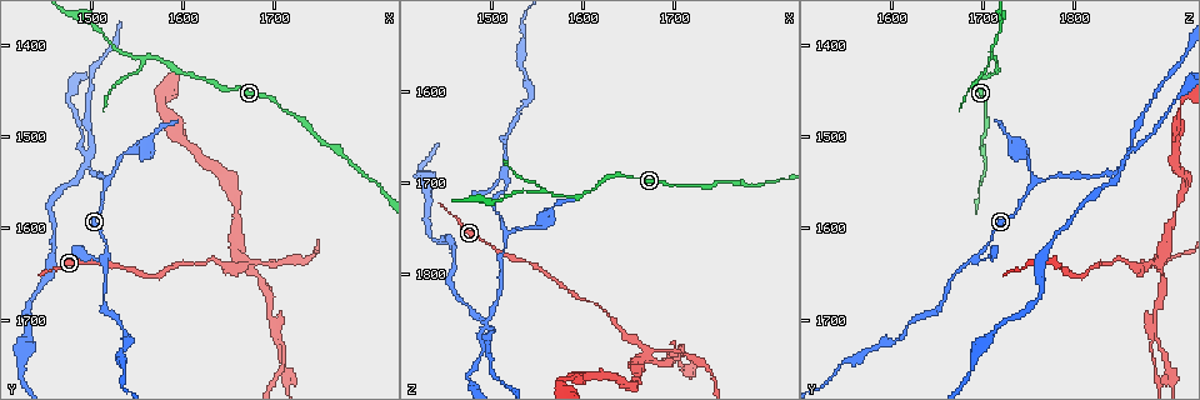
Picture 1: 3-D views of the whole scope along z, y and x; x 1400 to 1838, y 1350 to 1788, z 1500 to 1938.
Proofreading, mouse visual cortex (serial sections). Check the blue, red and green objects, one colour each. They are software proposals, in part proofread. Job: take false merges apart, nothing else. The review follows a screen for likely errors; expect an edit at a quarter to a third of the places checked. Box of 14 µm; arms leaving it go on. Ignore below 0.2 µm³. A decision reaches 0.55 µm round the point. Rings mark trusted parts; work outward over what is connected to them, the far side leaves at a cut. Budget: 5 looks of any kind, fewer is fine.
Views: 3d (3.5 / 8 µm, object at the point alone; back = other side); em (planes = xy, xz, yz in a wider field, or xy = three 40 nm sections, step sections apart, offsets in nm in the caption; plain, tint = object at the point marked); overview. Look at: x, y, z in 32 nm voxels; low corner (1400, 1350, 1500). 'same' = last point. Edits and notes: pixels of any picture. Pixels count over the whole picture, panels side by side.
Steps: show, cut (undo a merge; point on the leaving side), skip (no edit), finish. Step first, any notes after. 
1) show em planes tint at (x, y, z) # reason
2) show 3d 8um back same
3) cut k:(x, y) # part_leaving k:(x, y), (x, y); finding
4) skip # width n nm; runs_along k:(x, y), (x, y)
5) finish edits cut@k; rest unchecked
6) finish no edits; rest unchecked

show 3d 8um at (1670, 1635, 1890) # thin neck

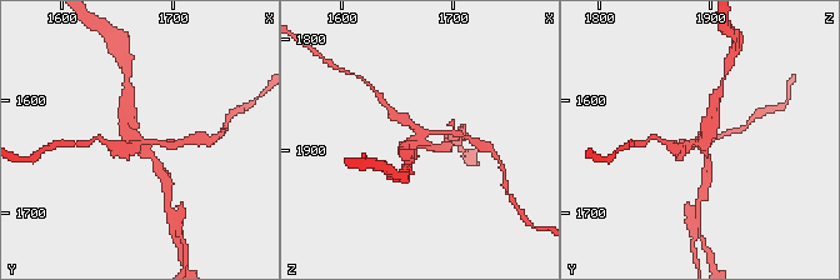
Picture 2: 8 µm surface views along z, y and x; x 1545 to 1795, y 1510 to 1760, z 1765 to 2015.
show em xy step 3 tint at (1670, 1640, 1888) # arms 4; arm_widths 150, 150, 300, 300 nm; shape alone is not enough

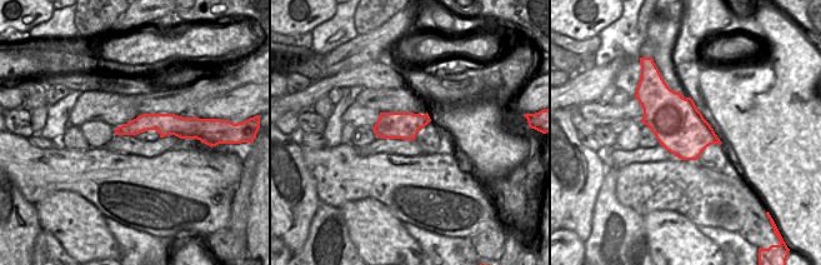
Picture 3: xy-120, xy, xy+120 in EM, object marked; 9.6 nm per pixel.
cut 2:(125, 125) # part_leaving 2:(696, 144), (711, 130), (714, 101); a second cell is stuck on

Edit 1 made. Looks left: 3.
show 3d 3.5um at (1515, 1555, 1755) # branch point

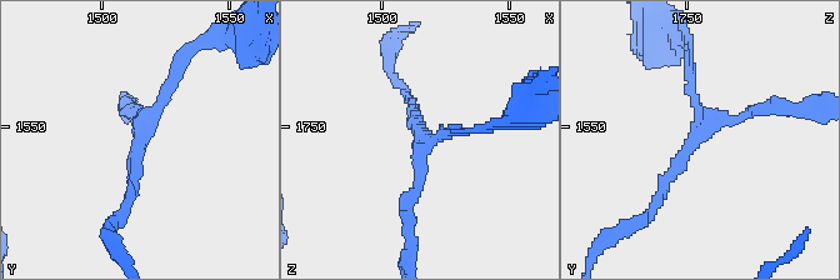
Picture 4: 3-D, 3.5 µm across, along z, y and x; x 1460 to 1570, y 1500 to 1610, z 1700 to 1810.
show em xy step 5 tint at (1514, 1552, 1754)

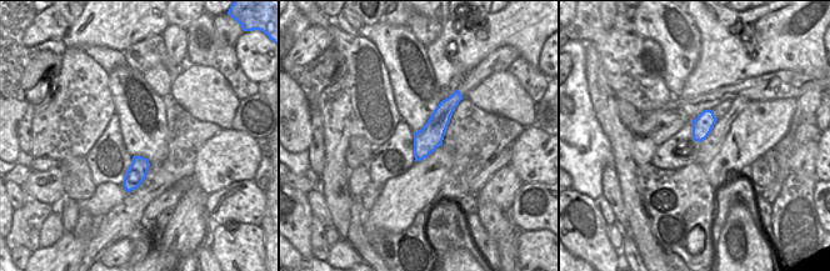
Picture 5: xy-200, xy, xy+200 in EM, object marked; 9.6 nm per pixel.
skip # arm_widths 150, 150, 150 nm; runs_along 5:(453, 99), (441, 114), (418, 157); all the same cell

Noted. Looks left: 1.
finish edits cut@2; rest unchecked

